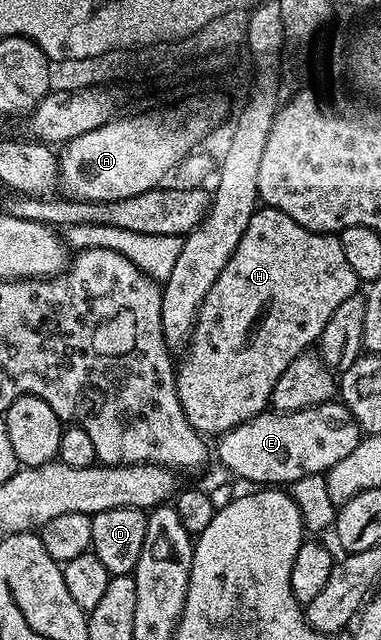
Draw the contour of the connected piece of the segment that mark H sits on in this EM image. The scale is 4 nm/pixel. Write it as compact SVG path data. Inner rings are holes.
M259 208L255 211L247 224L247 232L243 232L231 260L227 260L223 272L219 272L215 284L211 284L211 290L202 300L197 313L197 323L193 326L193 335L189 337L189 344L183 351L185 359L182 362L180 359L175 366L179 404L191 424L191 428L195 428L198 434L202 436L210 436L209 434L220 436L239 424L249 422L256 414L266 413L271 400L271 392L275 388L279 376L283 376L287 364L291 364L291 360L295 360L301 354L306 353L312 347L309 345L312 342L314 345L320 339L323 328L327 324L327 320L331 320L335 308L339 308L339 304L343 304L343 300L347 300L351 295L358 293L358 290L359 279L355 276L355 272L351 272L351 264L347 264L347 256L343 256L343 244L337 234L320 234L314 230L303 228L295 220L291 220L291 216L287 216L278 210Z

